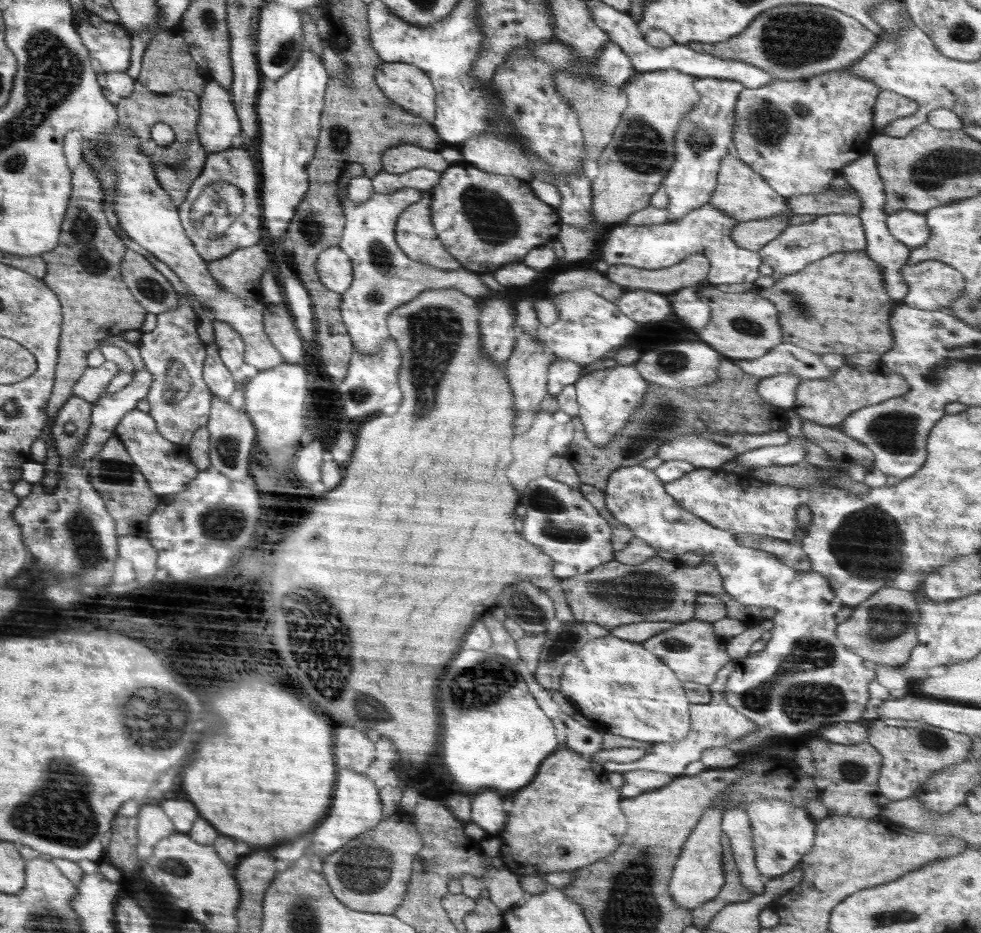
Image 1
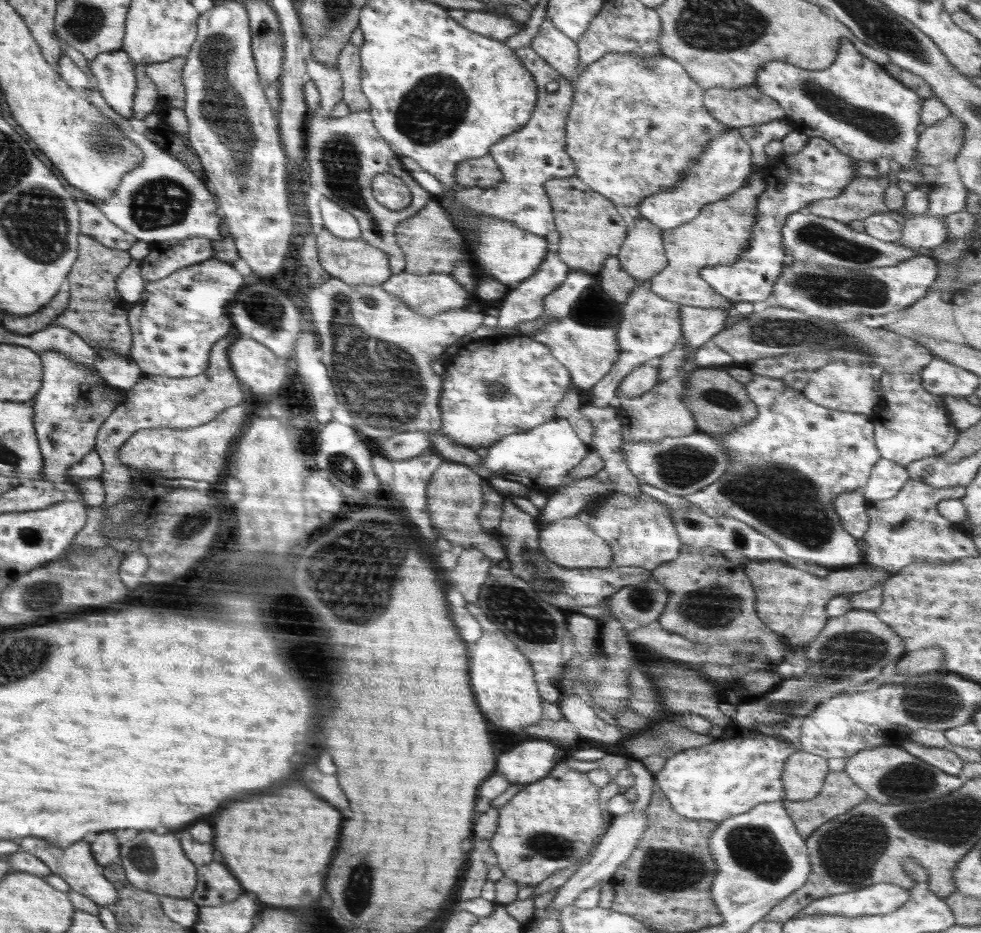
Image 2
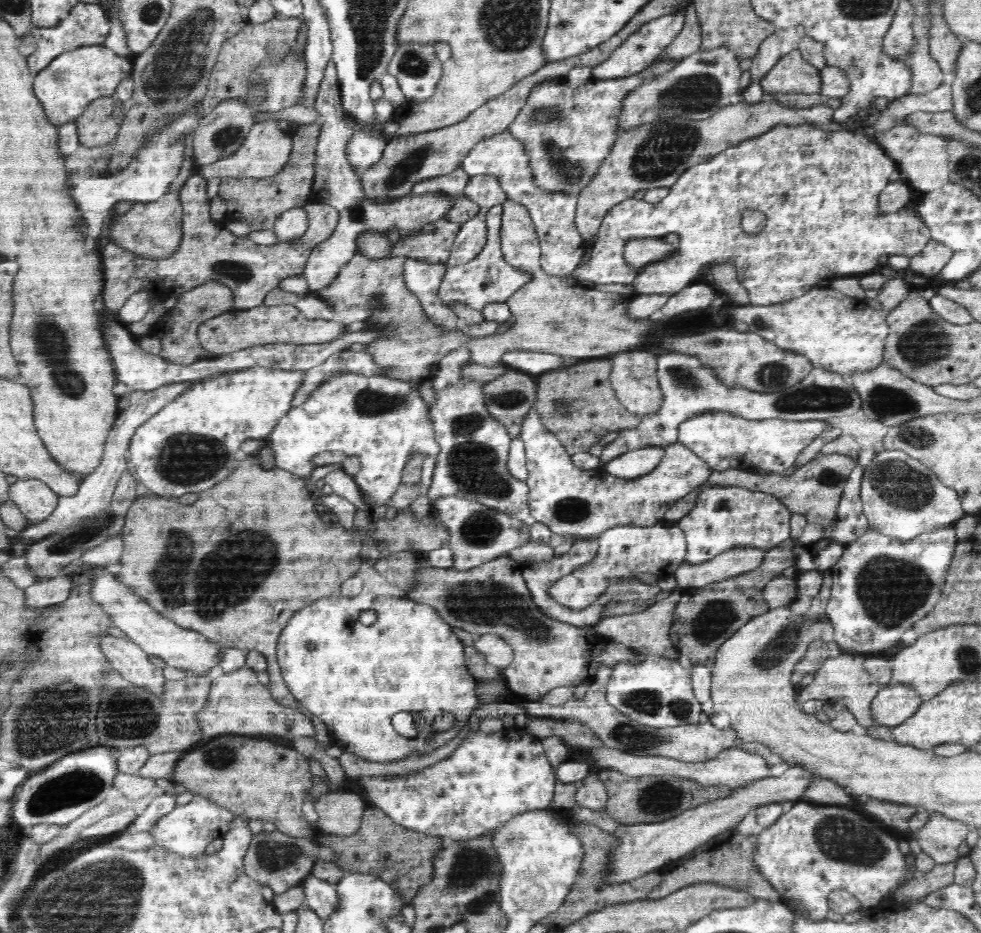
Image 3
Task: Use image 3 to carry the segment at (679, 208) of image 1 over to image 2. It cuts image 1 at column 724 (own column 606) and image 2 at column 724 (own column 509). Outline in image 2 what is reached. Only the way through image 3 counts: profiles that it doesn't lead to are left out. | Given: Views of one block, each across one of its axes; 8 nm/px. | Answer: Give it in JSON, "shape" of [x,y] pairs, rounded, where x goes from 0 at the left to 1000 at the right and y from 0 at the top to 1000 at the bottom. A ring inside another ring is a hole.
{"shape":[[[621,57],[591,78],[582,91],[585,99],[577,125],[577,163],[587,180],[586,189],[635,224],[687,200],[697,192],[697,181],[705,177],[720,153],[745,139],[718,116],[718,94],[703,84],[697,72],[676,58],[667,63],[646,63]]]}

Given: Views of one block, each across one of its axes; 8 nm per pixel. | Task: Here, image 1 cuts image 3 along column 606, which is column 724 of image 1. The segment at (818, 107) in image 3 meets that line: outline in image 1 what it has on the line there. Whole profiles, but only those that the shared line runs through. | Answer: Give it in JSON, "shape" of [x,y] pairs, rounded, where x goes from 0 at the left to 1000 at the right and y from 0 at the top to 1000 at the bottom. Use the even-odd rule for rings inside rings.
{"shape":[[[744,164],[735,169],[731,186],[731,200],[722,218],[746,233],[751,240],[806,227],[801,211],[789,206],[777,188]]]}

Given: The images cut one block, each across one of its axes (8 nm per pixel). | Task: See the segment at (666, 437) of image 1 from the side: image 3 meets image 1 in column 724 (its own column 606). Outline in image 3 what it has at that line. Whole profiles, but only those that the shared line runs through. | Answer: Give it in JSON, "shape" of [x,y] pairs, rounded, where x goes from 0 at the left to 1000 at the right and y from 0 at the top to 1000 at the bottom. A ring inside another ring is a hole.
{"shape":[[[594,386],[589,392],[571,394],[573,399],[557,399],[546,405],[548,431],[545,437],[552,456],[563,463],[582,488],[599,484],[601,479],[615,472],[621,464],[644,460],[653,449],[638,441],[629,428],[622,409],[622,386]]]}

